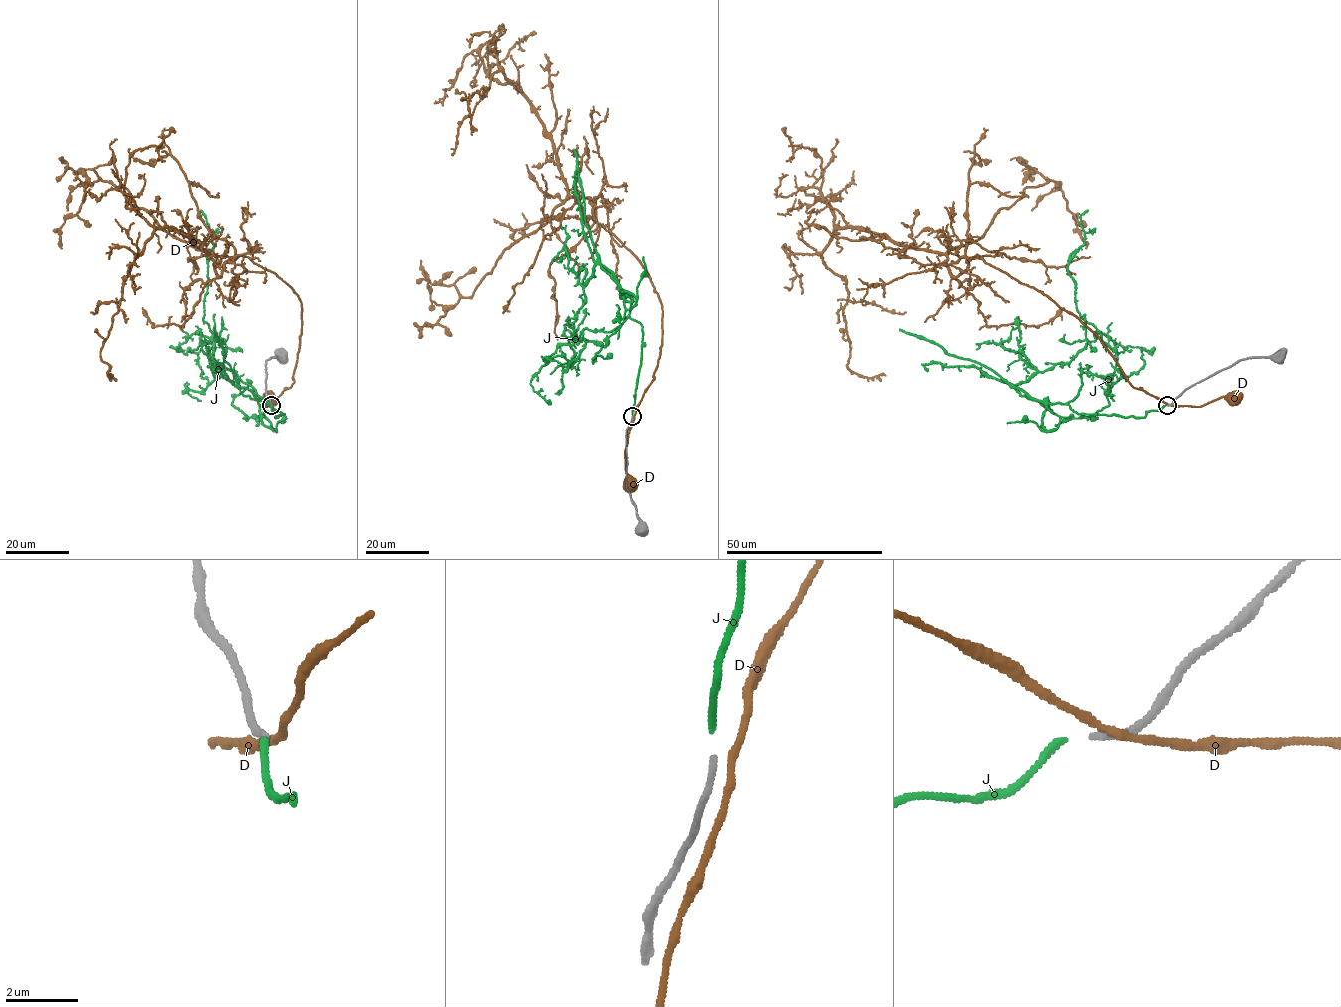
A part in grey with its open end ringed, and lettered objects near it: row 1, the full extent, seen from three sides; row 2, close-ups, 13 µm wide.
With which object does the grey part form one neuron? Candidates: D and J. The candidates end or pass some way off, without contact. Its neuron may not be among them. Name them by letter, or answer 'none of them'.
J

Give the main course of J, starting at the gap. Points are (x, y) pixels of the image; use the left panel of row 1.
J: (271, 405), (274, 417), (281, 414), (234, 371), (213, 374), (213, 335), (203, 320), (214, 245), (200, 210)

